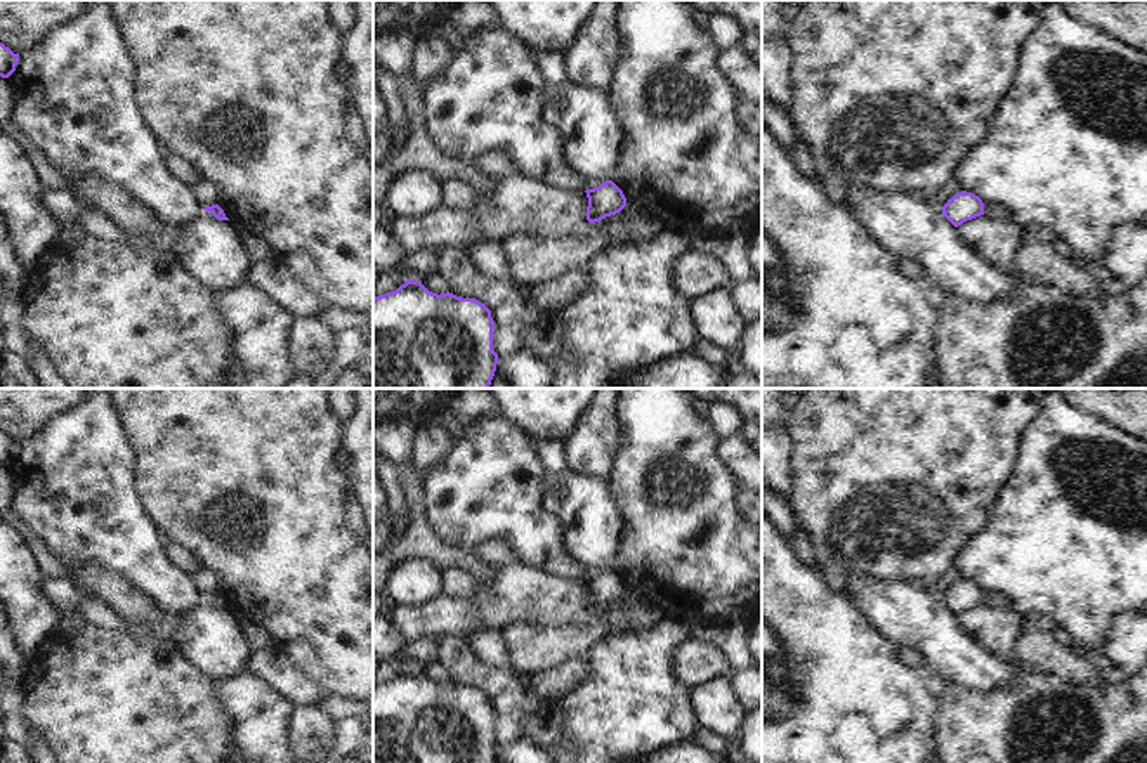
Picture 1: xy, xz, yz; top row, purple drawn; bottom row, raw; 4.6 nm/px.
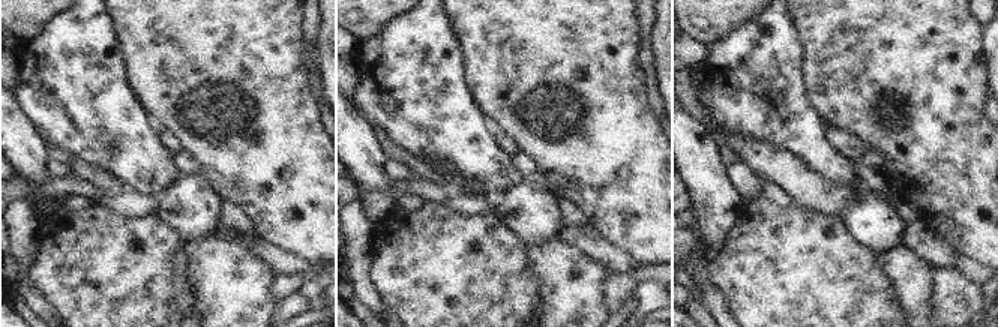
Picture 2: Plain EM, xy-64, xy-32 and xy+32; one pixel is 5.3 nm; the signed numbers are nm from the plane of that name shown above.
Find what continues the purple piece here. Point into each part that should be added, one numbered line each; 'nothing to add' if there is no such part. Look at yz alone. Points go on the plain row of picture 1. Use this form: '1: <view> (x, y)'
nothing to add.

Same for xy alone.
nothing to add.

